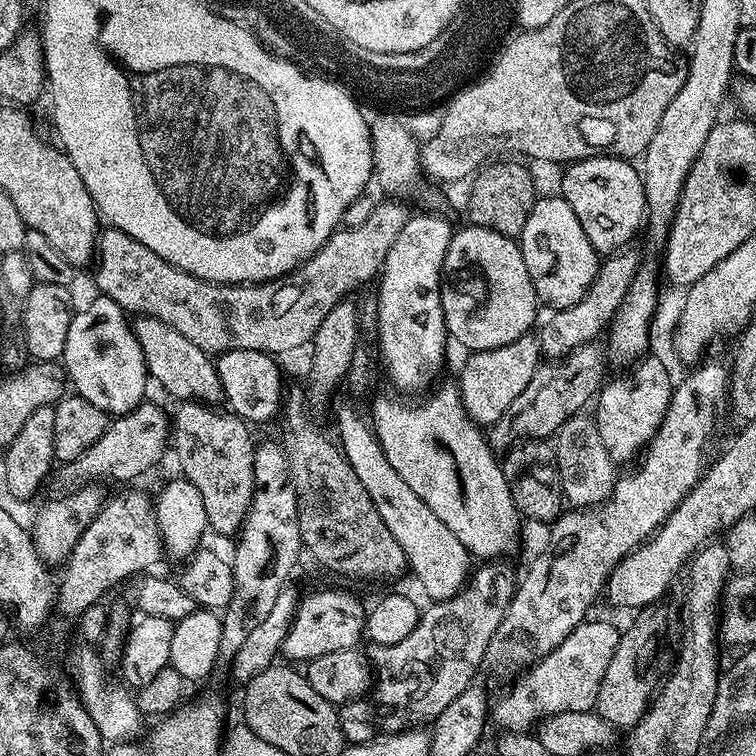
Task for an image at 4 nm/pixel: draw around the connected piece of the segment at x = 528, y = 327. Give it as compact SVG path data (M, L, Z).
M475 226L457 227L440 275L440 301L449 337L469 353L506 346L533 331L538 301L519 243Z

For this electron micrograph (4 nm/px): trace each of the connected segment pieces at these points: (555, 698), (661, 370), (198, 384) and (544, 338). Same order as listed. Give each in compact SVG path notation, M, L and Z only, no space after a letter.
M589 618L577 626L550 654L527 669L512 684L508 696L493 703L490 716L496 720L497 729L510 732L527 732L545 716L563 712L590 712L595 709L598 686L602 686L602 674L618 650L621 629L608 620Z
M645 354L639 357L635 361L636 369L633 370L632 376L626 377L625 380L620 376L609 379L594 400L594 421L598 435L616 466L621 466L627 460L635 461L643 453L654 438L672 401L674 376L672 380L667 366L652 355Z
M137 315L132 324L132 332L138 338L138 346L142 346L149 377L155 383L157 380L176 402L195 402L209 406L221 403L222 393L216 361L209 353L198 350L194 342L188 341L183 334L178 334L174 326L158 322L158 318Z
M636 246L620 248L614 253L603 257L600 269L596 271L594 282L590 282L590 290L582 294L582 298L574 306L569 308L558 308L551 313L552 317L541 323L538 328L538 339L540 341L540 351L545 357L559 358L569 356L578 346L593 343L596 336L605 331L611 324L616 312L620 309L626 296L626 290L630 282L634 280L634 274L640 268L642 255Z

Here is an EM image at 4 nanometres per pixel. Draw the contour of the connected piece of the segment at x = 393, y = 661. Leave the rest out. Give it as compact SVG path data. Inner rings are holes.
M504 562L481 563L457 596L429 603L402 642L372 644L367 649L374 687L363 698L339 709L345 741L362 744L375 740L376 723L386 719L388 712L408 712L409 725L424 726L427 720L435 721L458 694L472 687L476 671L485 663L490 642L516 593L517 577L512 577L511 570L500 563Z

